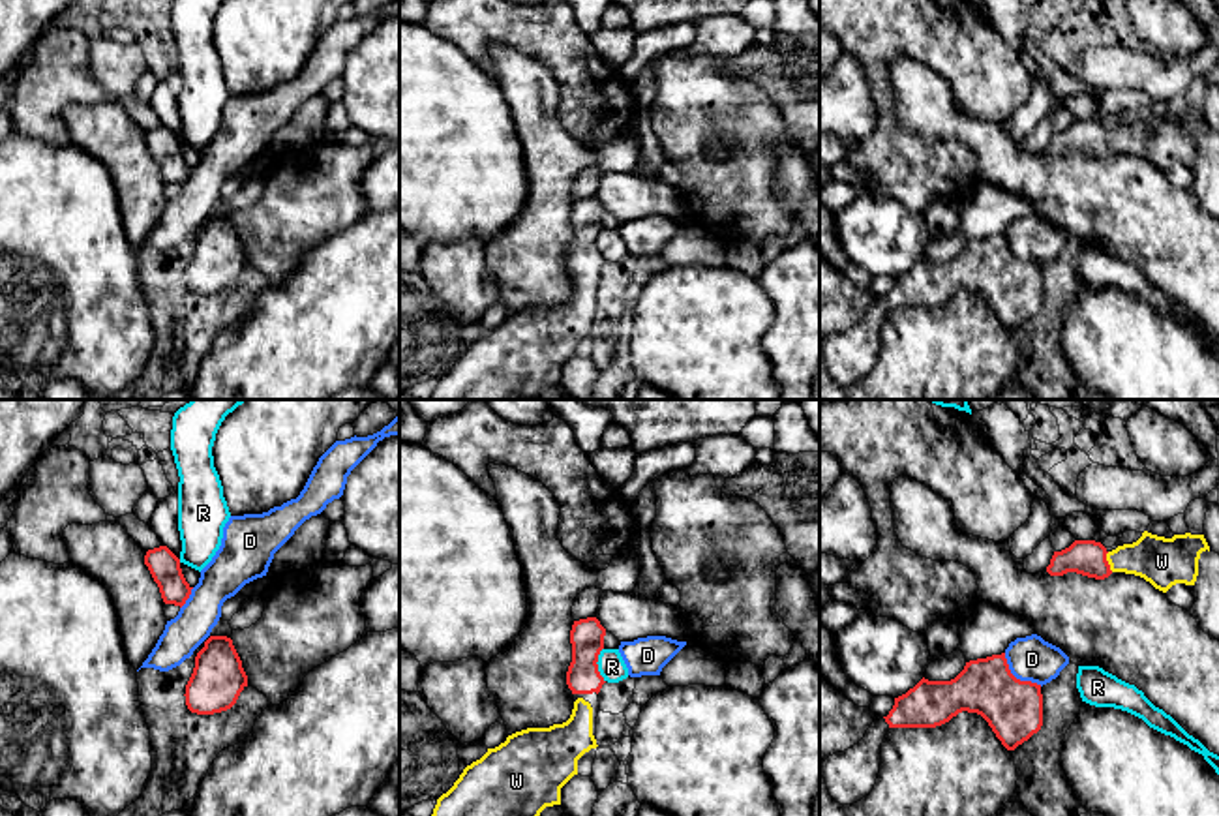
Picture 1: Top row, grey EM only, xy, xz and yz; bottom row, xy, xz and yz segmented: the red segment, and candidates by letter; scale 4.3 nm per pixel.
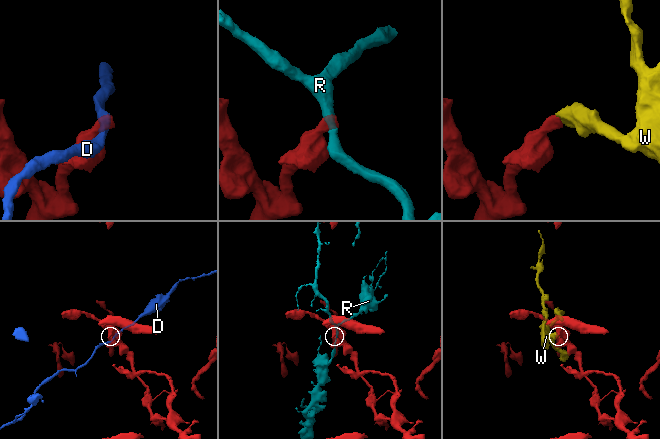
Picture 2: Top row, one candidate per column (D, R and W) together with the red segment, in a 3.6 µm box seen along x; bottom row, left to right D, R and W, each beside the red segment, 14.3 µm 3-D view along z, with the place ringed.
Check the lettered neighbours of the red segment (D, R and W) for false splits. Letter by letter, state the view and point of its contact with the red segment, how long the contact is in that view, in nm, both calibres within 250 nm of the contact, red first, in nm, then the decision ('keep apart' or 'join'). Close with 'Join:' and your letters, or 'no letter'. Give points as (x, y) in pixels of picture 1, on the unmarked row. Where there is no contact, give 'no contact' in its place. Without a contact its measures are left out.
D: yz (1015, 257) | 220 nm | 240/190 nm | keep apart
R: xz (597, 244) | 150 nm | 140/120 nm | keep apart
W: yz (1107, 141) | 90 nm | 160/200 nm | join
Join: W

